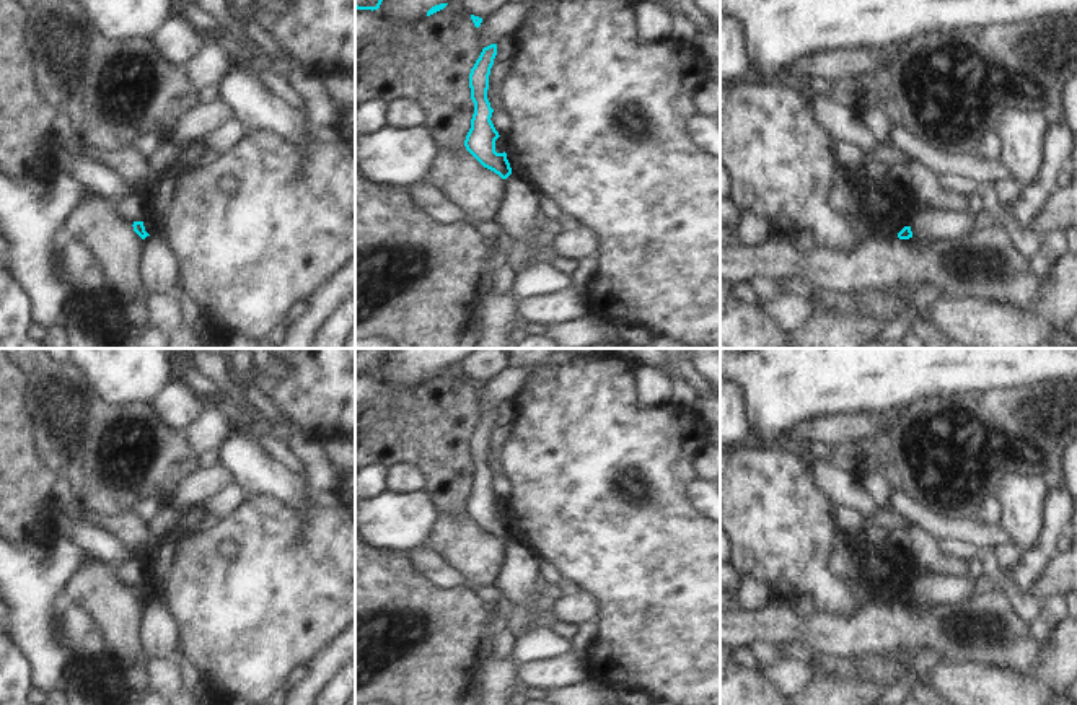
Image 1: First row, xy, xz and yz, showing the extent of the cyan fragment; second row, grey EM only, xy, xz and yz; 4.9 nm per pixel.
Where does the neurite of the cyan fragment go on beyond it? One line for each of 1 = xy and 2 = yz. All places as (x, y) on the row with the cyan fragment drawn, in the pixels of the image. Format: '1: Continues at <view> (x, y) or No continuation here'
1: No continuation here
2: No continuation here.

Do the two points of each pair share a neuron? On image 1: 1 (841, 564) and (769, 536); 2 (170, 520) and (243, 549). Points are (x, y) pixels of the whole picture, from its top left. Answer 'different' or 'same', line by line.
1: different
2: different

